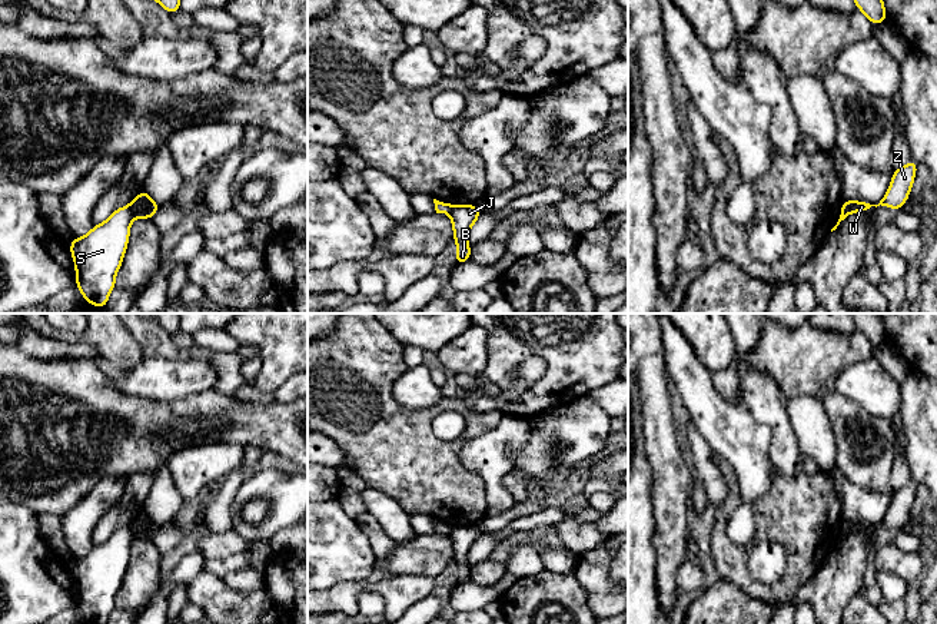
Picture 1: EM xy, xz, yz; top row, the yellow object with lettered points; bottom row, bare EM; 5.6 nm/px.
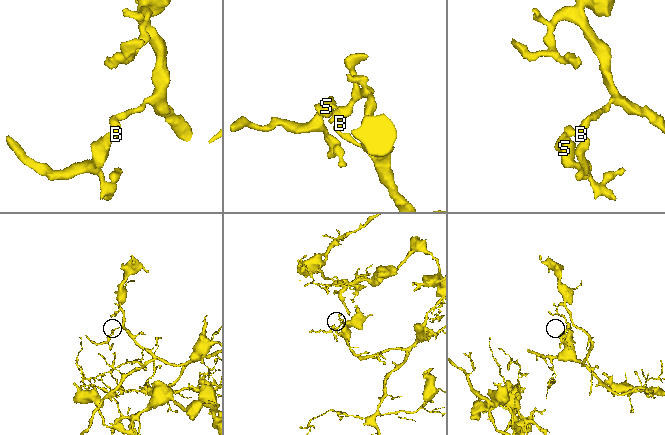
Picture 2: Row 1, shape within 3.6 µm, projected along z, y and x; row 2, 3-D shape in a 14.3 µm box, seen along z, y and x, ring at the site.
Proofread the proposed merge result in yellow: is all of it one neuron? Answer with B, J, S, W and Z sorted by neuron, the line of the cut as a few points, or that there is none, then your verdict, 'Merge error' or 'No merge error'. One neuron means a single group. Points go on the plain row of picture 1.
Groups: B J W Z / S. Split along xy (129, 527), (133, 537). Merge error

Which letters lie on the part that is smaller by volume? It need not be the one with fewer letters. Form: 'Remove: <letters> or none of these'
Remove: S

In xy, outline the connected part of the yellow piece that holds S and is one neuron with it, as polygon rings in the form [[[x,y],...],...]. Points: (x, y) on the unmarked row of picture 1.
[[[130,527],[119,528],[86,557],[70,561],[76,607],[87,624],[107,624],[116,608],[114,598],[124,578],[132,541]]]

